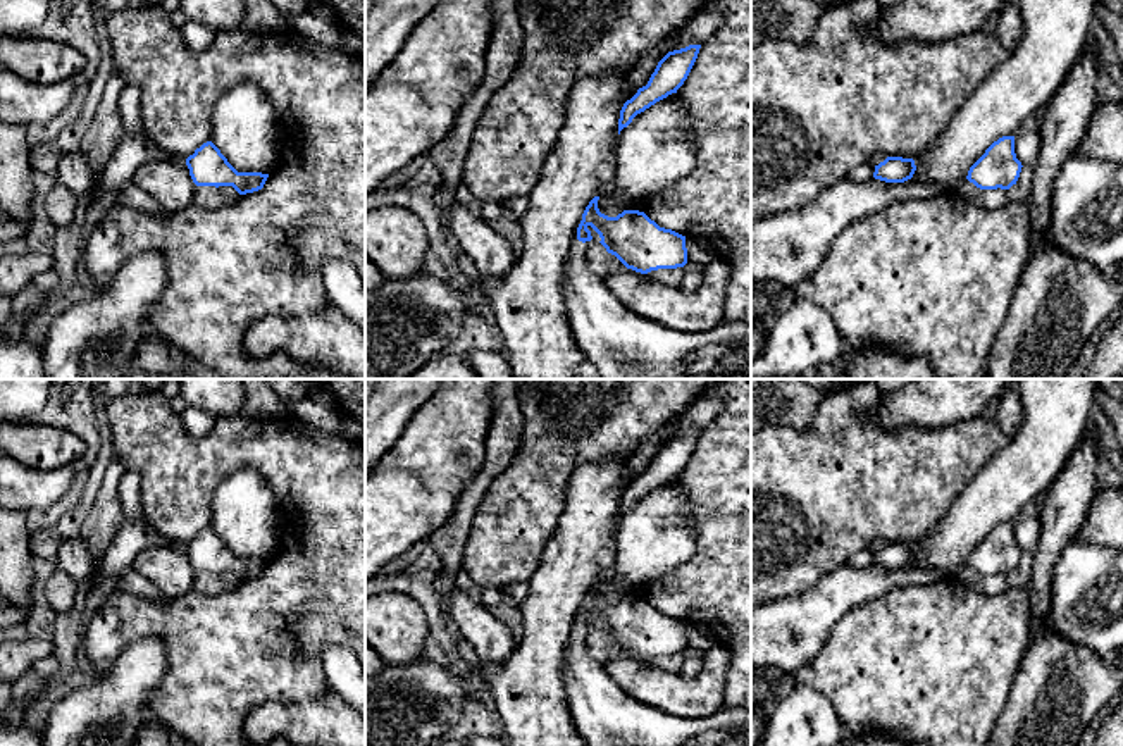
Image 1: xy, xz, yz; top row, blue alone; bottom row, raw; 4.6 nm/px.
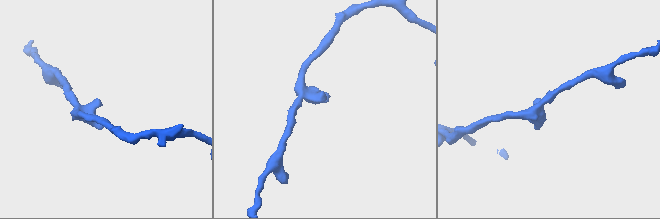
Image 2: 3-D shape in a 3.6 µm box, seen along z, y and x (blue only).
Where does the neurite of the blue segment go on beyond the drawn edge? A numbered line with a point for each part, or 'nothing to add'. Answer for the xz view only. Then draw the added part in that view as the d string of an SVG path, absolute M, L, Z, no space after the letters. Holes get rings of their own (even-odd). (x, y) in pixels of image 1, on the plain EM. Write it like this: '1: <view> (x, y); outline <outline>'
1: xz (605, 715); outline M574 627L565 650L567 699L586 746L751 746L751 710L723 706L710 717L673 717L622 691L586 648L582 627Z

